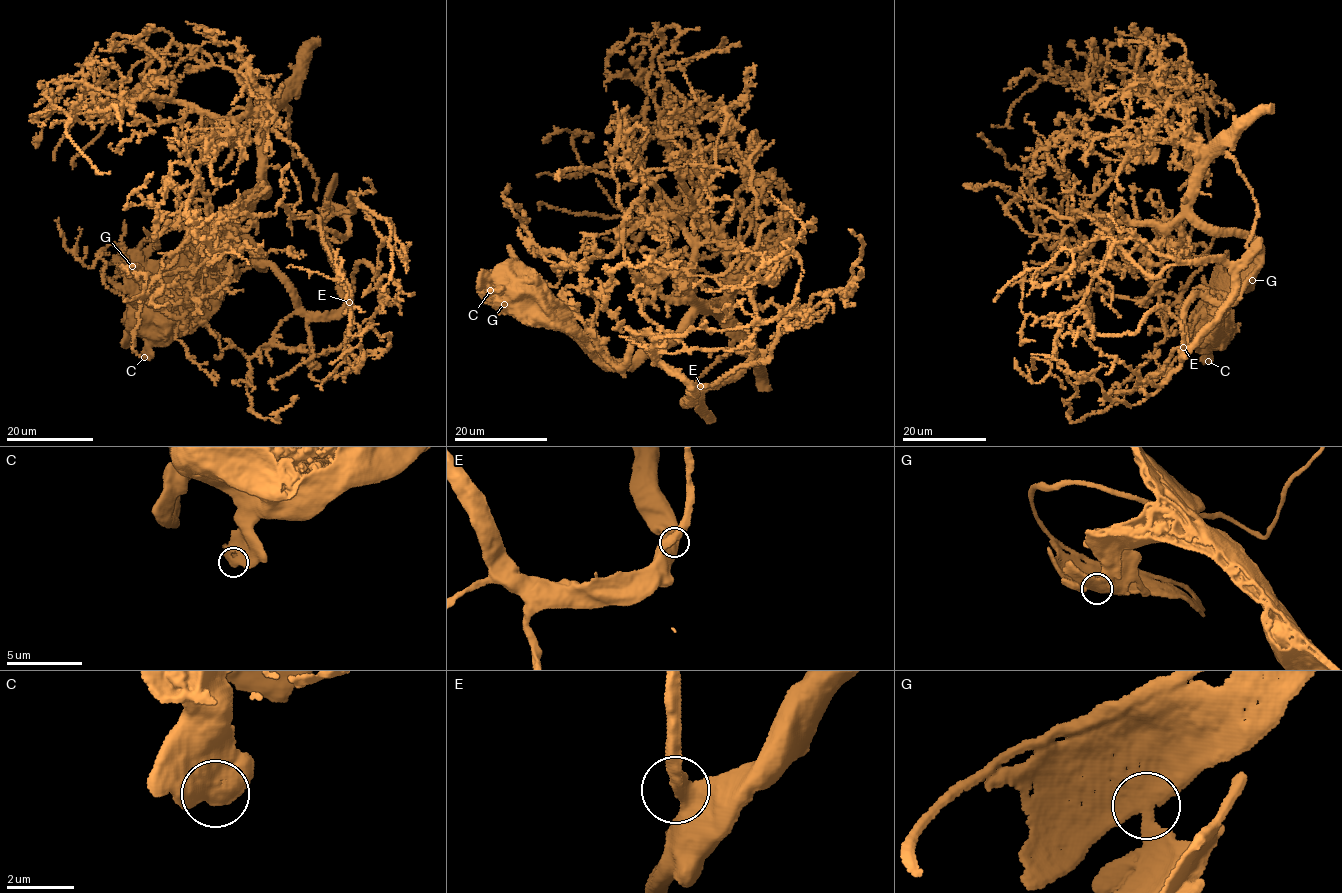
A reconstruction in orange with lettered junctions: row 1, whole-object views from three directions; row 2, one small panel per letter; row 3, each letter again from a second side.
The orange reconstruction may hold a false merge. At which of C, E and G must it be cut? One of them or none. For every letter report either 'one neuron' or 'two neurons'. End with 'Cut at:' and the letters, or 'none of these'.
C: one neuron
E: one neuron
G: two neurons
Cut at: G

